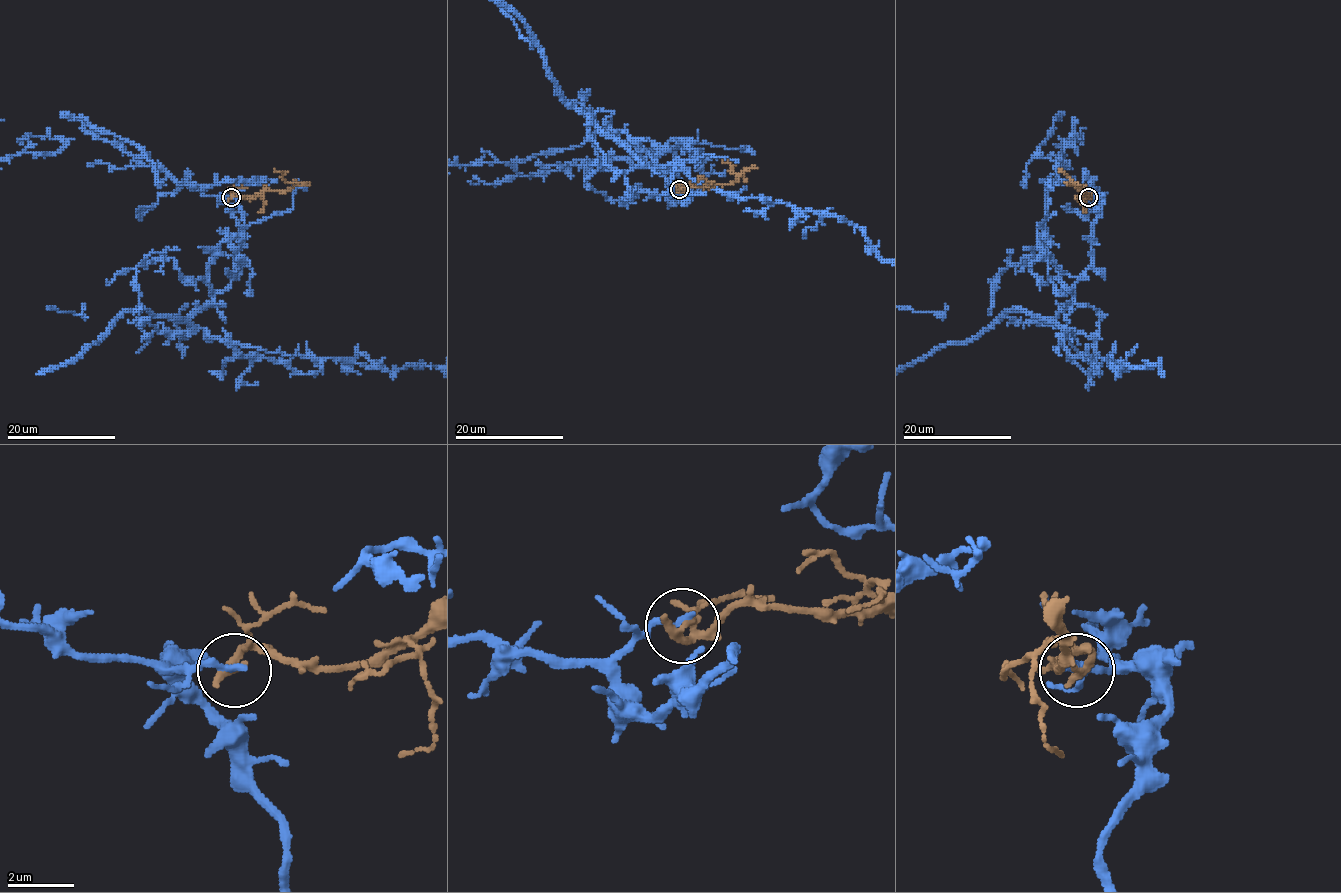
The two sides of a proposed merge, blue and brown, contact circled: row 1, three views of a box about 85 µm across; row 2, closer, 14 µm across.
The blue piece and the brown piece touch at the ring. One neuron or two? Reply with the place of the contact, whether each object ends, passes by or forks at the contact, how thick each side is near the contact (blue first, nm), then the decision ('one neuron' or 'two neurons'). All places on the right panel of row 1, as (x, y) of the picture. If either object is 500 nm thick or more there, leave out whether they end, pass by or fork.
at (1088, 197); blue ends there; brown ends there; 220 nm thick on the blue side, 300 nm on the other; two neurons

